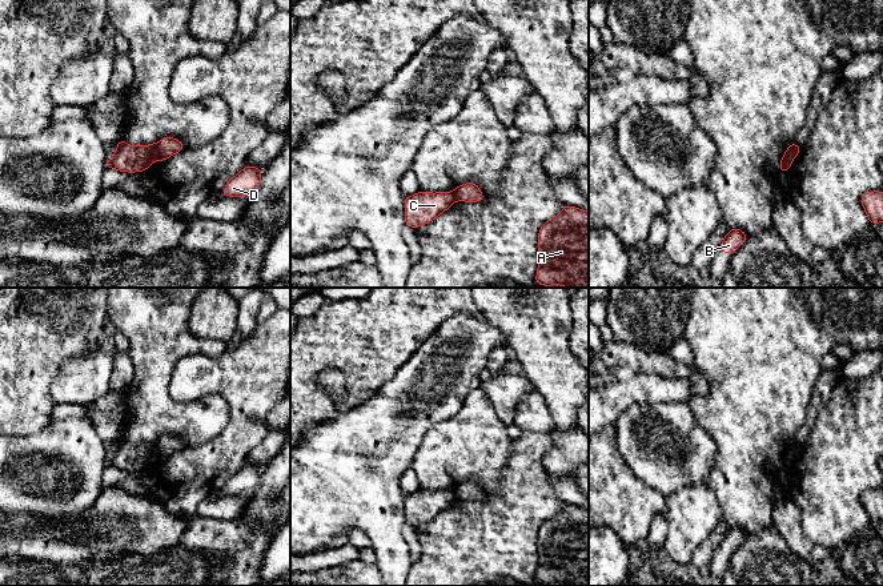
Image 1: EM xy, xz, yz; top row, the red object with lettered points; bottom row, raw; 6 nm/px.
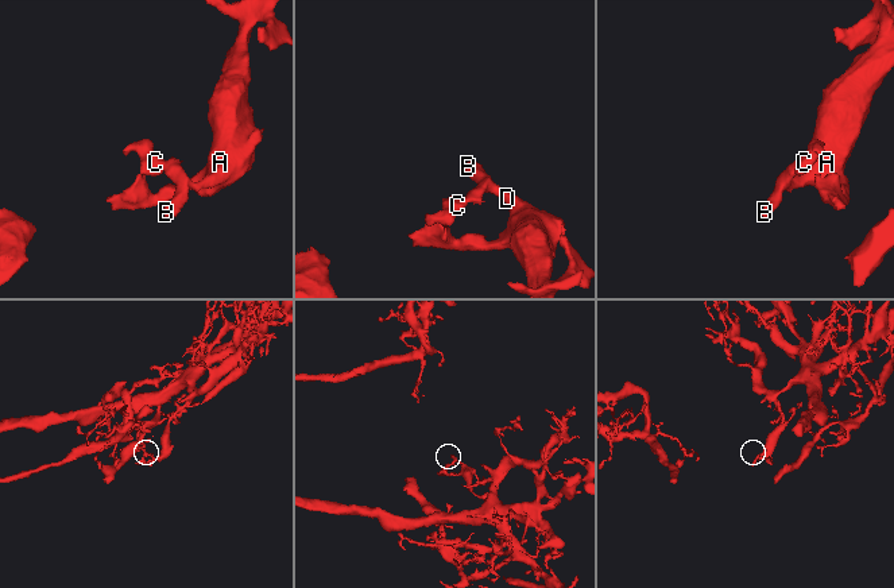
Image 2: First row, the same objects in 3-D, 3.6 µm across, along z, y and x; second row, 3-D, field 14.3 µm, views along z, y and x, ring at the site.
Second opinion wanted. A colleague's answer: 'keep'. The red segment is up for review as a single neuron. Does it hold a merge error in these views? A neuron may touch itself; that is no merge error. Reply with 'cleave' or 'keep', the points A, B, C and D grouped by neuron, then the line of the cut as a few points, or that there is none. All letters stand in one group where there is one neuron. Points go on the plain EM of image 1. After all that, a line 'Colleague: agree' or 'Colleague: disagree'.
cleave; groups A B D / C; cut xy (156, 442), (153, 457)
Colleague: disagree

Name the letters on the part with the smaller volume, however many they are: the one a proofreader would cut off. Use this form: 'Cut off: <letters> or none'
Cut off: C

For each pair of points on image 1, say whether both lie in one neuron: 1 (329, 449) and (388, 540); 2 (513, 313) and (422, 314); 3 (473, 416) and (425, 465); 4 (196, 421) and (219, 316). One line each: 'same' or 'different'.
1: same
2: different
3: same
4: different

